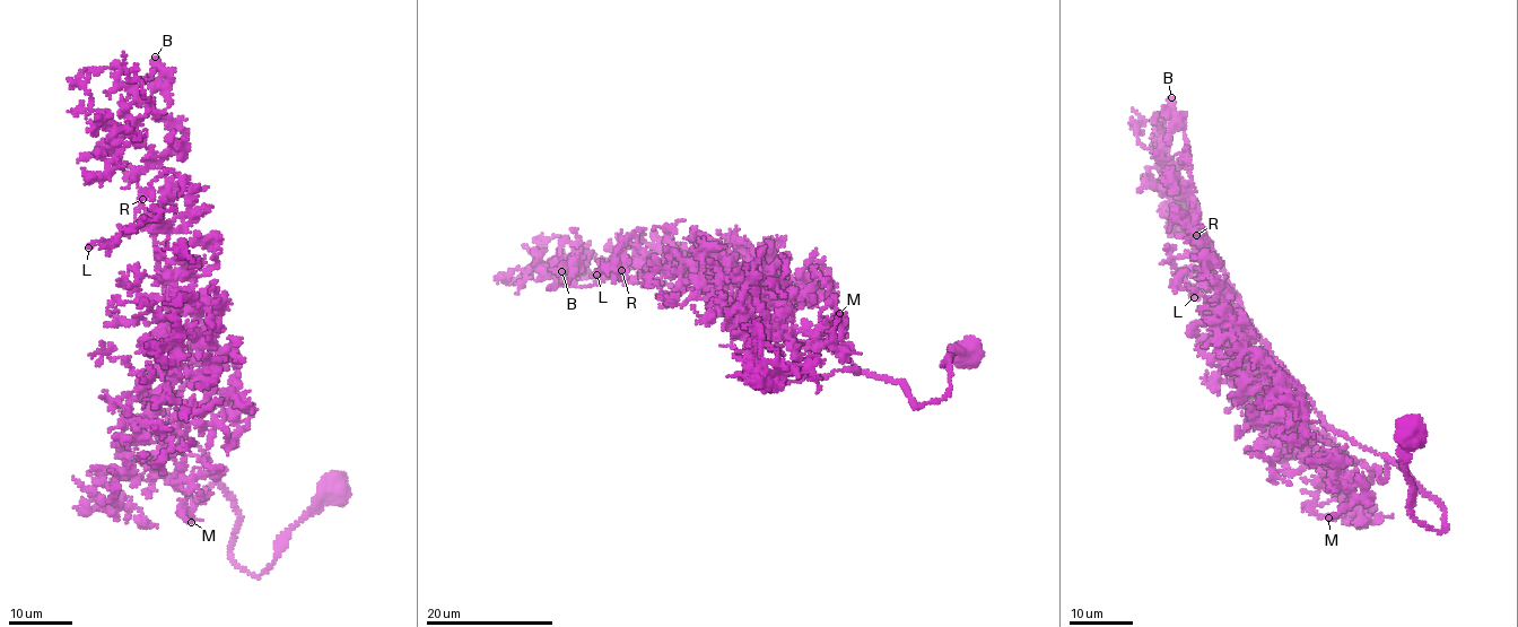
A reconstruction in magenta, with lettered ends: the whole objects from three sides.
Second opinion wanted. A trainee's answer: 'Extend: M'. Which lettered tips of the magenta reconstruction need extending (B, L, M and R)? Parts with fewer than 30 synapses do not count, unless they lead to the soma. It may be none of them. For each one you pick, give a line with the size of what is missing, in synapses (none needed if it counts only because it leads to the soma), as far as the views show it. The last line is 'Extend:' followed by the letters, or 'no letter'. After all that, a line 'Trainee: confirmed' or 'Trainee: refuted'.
Extend: no letter
Trainee: refuted

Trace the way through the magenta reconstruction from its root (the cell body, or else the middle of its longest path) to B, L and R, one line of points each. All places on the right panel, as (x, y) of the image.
B: (1410, 437), (1413, 514), (1444, 531), (1445, 508), (1395, 463), (1320, 419), (1242, 312), (1198, 220), (1171, 97)
L: (1410, 437), (1413, 514), (1444, 531), (1445, 508), (1406, 471), (1320, 419), (1214, 255), (1167, 260), (1194, 297)
R: (1410, 437), (1413, 514), (1444, 531), (1406, 471), (1320, 419), (1196, 218), (1171, 207), (1196, 235)

